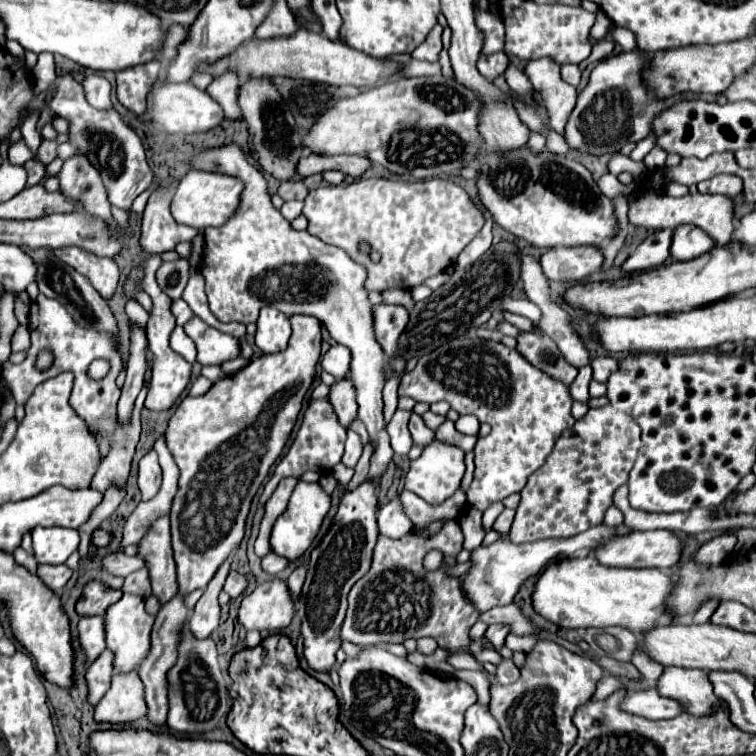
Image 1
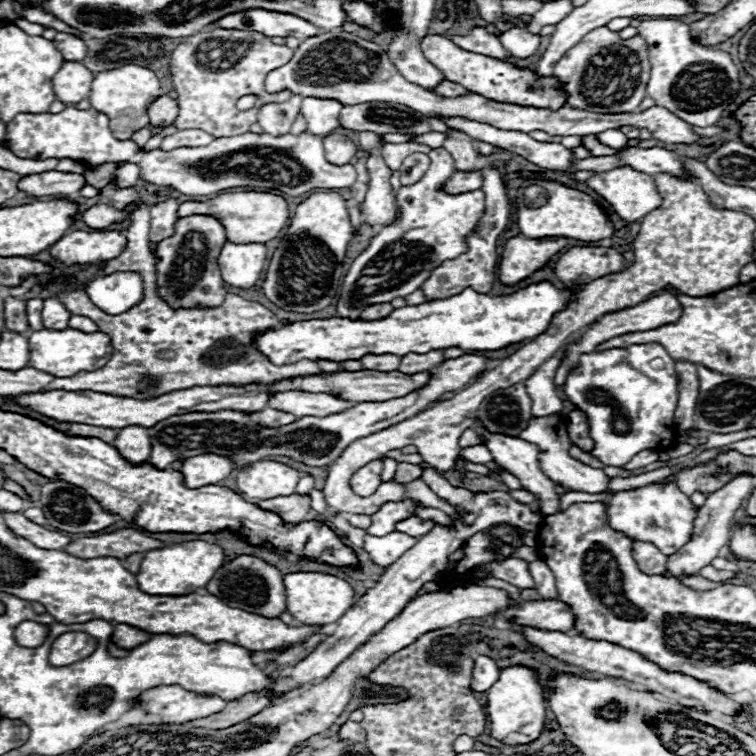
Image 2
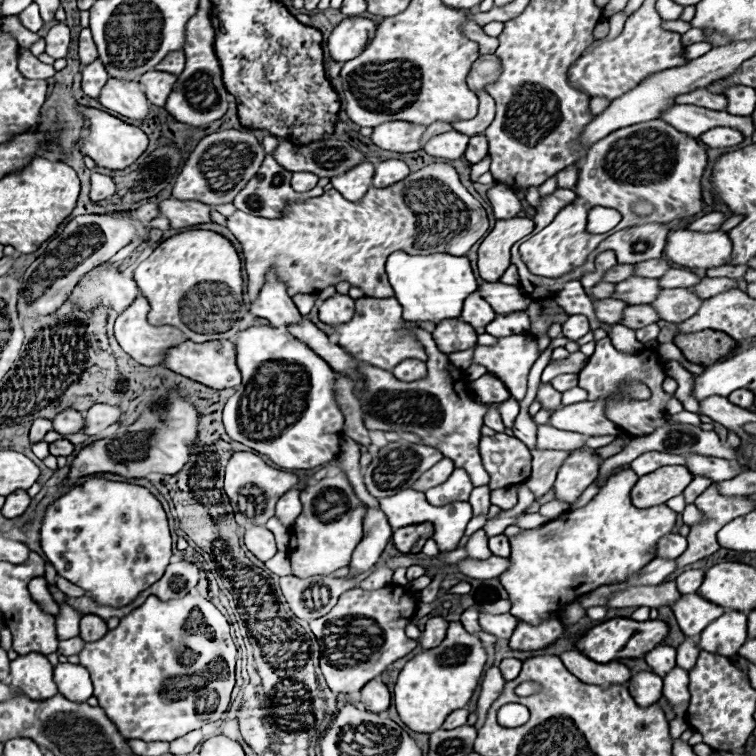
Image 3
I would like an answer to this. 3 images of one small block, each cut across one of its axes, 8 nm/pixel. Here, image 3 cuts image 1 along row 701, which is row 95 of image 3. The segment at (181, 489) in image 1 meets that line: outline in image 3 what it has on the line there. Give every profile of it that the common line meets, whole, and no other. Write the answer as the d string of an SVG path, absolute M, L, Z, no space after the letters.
M148 72L140 78L140 84L144 86L144 94L148 102L154 106L164 106L168 94L172 92L174 82L176 82L176 76L168 72Z

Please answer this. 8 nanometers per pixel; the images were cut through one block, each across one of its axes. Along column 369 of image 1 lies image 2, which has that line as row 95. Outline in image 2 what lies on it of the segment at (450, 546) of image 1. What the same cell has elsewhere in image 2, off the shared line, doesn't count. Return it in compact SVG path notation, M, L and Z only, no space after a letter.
M596 28L560 58L554 68L554 76L566 84L566 90L570 92L568 104L572 108L616 114L636 110L640 106L640 102L646 98L650 70L652 66L648 62L644 40L622 40L608 28Z

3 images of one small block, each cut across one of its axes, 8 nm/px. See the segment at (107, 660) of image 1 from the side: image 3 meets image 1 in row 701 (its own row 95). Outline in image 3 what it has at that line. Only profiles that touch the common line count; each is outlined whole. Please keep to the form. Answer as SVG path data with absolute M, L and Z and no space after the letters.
M94 60L92 64L82 68L82 90L90 96L90 98L98 98L98 94L102 92L102 86L108 82L108 74L102 66L100 60Z

